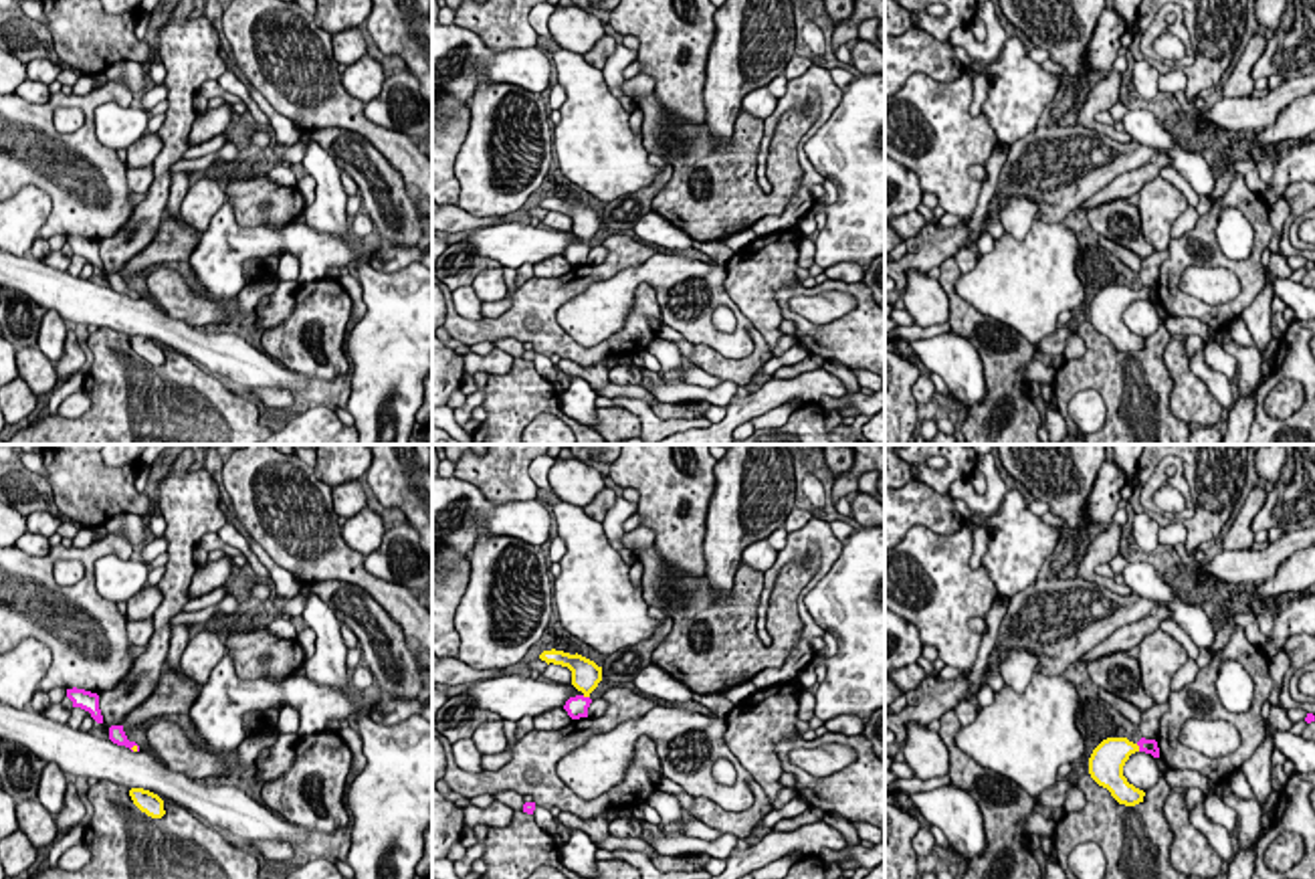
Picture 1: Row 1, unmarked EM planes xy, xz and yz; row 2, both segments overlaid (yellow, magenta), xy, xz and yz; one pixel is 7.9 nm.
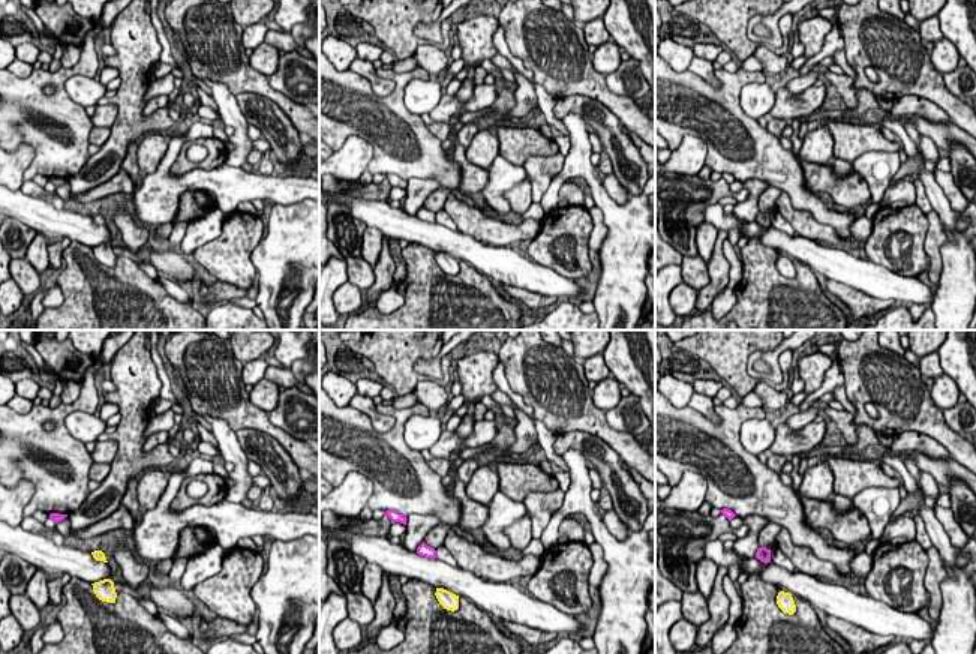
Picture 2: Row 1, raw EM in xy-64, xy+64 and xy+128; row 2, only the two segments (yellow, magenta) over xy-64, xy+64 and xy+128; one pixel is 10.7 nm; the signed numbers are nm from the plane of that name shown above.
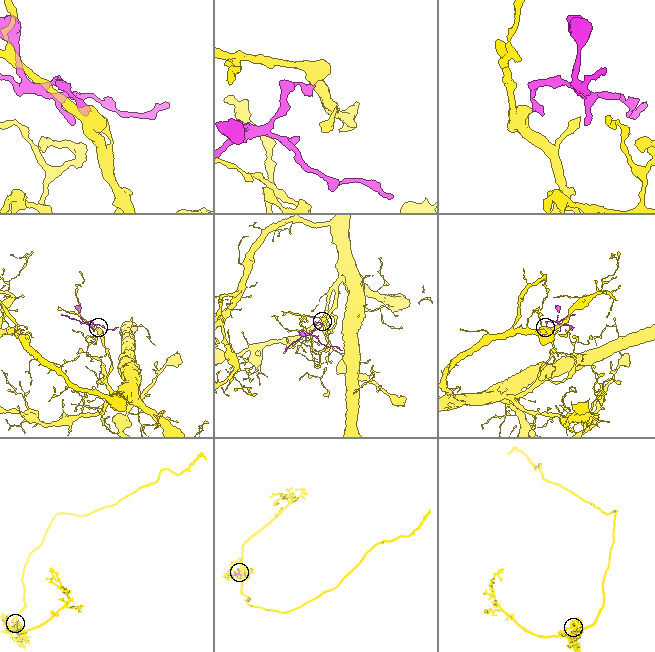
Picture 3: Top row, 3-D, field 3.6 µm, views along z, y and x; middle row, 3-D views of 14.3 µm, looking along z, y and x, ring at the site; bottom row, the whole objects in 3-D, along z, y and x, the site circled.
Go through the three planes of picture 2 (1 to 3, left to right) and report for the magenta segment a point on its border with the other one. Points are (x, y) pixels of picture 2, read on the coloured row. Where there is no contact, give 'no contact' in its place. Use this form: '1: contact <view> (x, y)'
1: no contact
2: no contact
3: no contact

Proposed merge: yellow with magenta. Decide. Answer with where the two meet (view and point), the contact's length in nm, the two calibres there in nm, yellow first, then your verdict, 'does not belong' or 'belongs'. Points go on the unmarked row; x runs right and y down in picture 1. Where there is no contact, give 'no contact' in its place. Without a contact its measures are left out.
yz (1138, 296) | 70 nm | 280/130 nm | belongs

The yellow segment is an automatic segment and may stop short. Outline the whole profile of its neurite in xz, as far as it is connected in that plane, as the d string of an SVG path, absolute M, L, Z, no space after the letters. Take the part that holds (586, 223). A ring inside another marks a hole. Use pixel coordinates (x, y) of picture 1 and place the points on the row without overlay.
M543 198L539 202L547 212L562 212L572 218L572 232L580 238L576 245L570 245L564 253L572 267L588 265L588 255L592 251L590 240L602 228L602 214L582 202L570 202L564 198Z

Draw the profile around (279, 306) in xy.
M279 281L277 289L267 295L269 305L257 313L257 329L271 329L293 313L293 293L297 285L297 281Z

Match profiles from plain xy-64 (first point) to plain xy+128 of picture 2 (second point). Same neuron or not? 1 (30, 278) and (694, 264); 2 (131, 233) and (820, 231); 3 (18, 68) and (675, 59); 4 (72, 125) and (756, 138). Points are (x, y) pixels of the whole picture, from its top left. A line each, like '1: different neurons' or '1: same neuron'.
1: same neuron
2: same neuron
3: different neurons
4: same neuron

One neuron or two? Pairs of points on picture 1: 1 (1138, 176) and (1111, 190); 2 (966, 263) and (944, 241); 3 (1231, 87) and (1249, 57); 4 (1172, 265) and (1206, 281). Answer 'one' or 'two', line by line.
1: one
2: two
3: one
4: two

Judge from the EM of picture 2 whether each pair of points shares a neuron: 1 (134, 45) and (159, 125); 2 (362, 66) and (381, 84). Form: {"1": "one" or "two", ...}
{"1": "one", "2": "one"}

